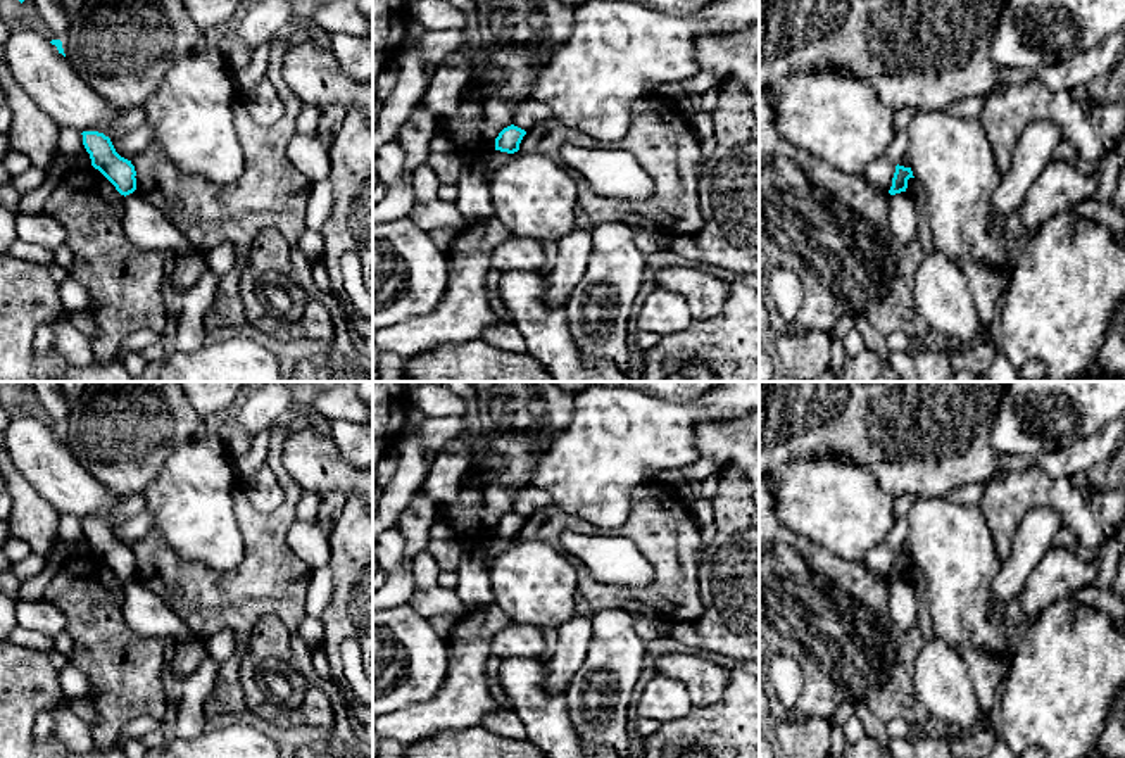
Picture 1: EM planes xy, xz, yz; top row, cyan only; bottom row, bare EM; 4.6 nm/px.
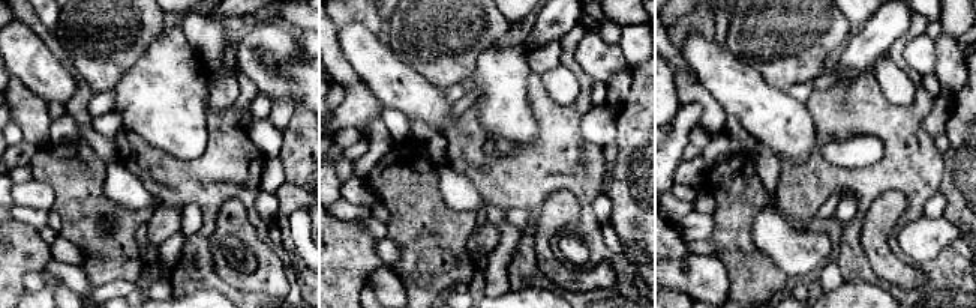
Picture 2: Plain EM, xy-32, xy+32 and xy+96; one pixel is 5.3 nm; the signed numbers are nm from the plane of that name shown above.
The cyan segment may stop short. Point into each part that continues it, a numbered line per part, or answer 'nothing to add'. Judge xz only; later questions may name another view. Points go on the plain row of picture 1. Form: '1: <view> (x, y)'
nothing to add

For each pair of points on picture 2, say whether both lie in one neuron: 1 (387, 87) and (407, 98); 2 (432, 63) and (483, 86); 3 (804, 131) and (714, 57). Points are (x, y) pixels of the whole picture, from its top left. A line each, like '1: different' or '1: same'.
1: same
2: different
3: same

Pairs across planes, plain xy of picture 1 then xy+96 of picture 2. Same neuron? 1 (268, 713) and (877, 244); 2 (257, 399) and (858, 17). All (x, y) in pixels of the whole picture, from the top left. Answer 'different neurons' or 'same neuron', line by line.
1: same neuron
2: different neurons

